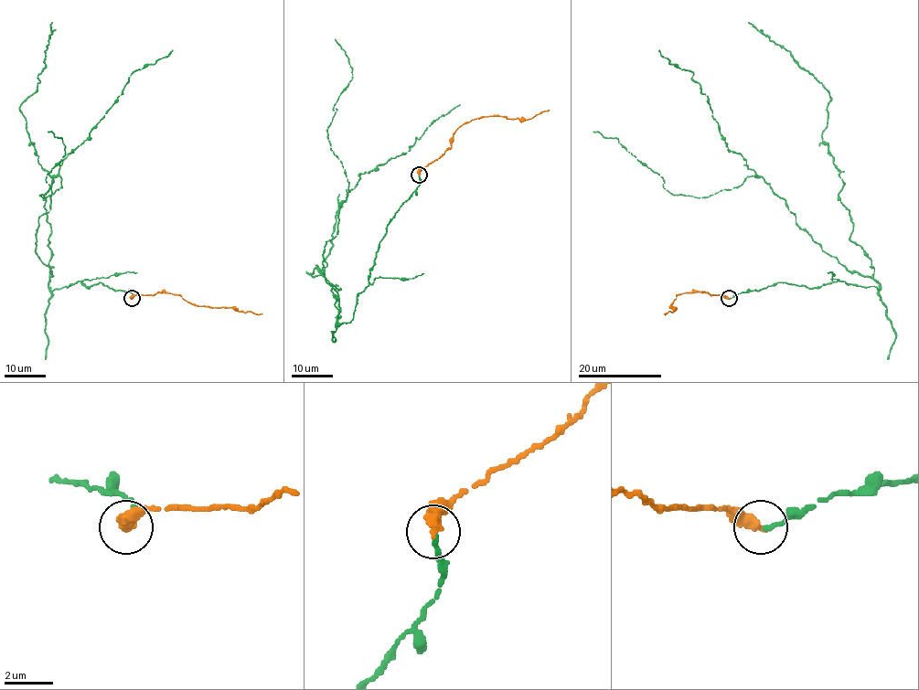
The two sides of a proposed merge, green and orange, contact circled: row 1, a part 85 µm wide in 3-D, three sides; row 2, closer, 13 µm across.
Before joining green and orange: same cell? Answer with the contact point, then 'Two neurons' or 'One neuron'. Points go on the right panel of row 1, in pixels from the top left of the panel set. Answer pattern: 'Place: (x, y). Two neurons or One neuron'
Place: (729, 298). One neuron

